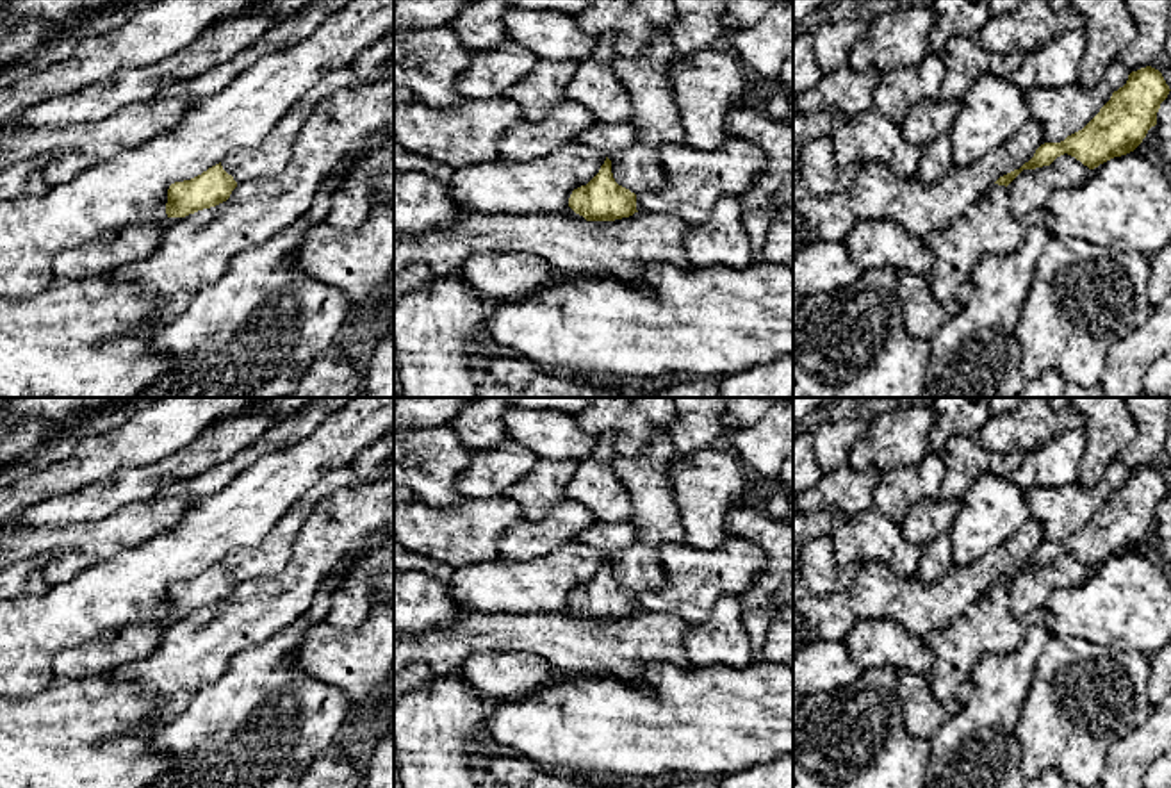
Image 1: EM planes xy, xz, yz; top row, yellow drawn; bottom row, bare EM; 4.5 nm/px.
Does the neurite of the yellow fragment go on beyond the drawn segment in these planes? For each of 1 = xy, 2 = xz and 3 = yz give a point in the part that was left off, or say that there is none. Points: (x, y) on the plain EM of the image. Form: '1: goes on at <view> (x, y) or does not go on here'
1: does not go on here
2: does not go on here
3: does not go on here

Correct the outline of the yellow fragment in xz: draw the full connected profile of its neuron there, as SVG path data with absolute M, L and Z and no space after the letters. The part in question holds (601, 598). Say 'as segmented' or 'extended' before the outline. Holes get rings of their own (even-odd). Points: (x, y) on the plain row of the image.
as segmented; M608 556L586 585L572 590L569 606L586 620L615 620L638 612L636 594L615 581Z

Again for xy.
as segmented; M219 562L191 579L171 583L168 588L166 613L168 617L185 617L198 610L216 606L226 601L235 587L237 581Z

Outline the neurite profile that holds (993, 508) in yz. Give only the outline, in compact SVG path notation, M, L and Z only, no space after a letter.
M979 476L964 492L950 531L952 563L968 565L1000 547L1030 517L1027 494L1011 478Z

